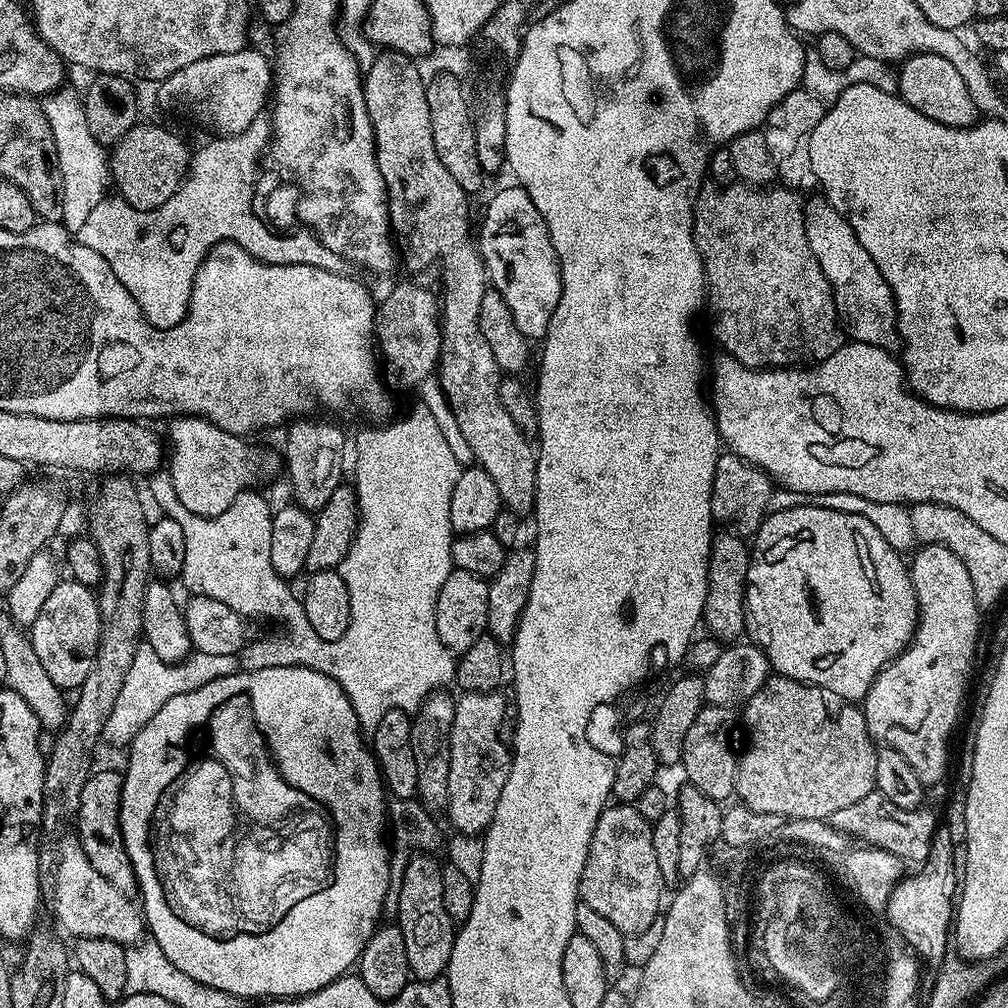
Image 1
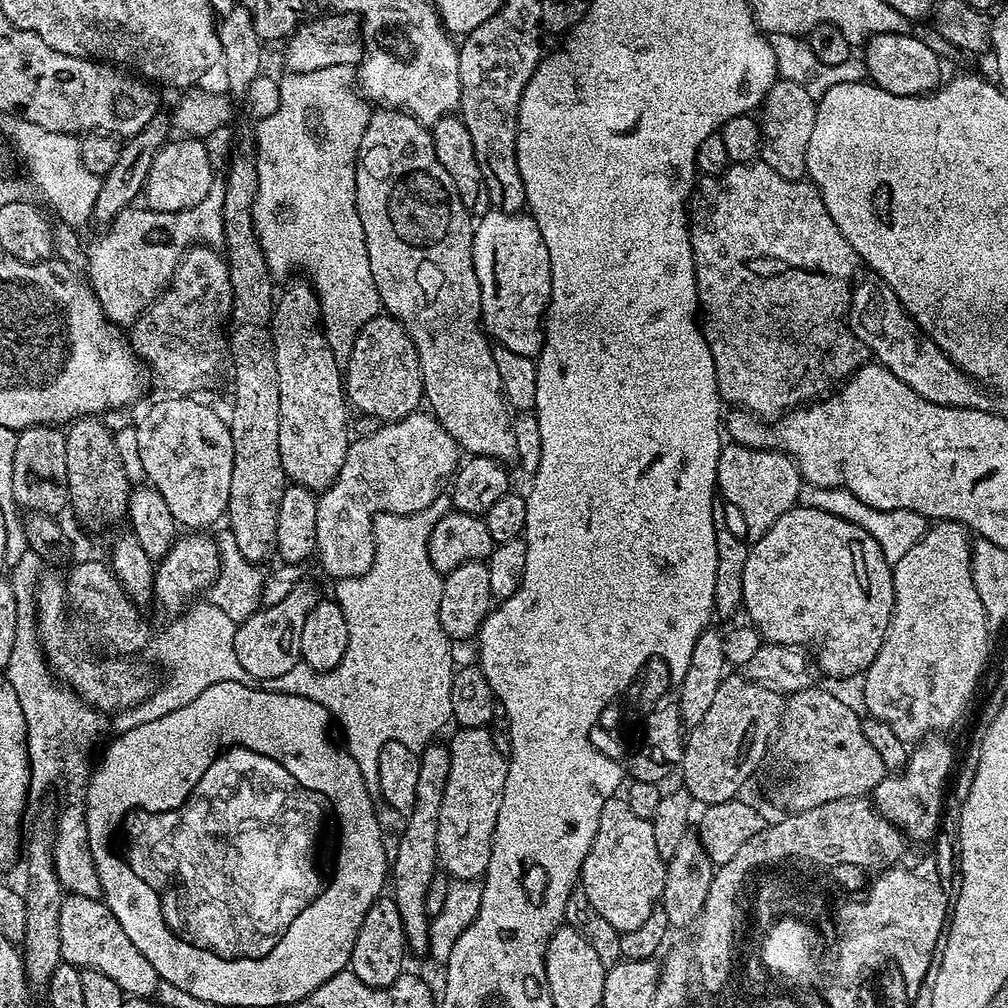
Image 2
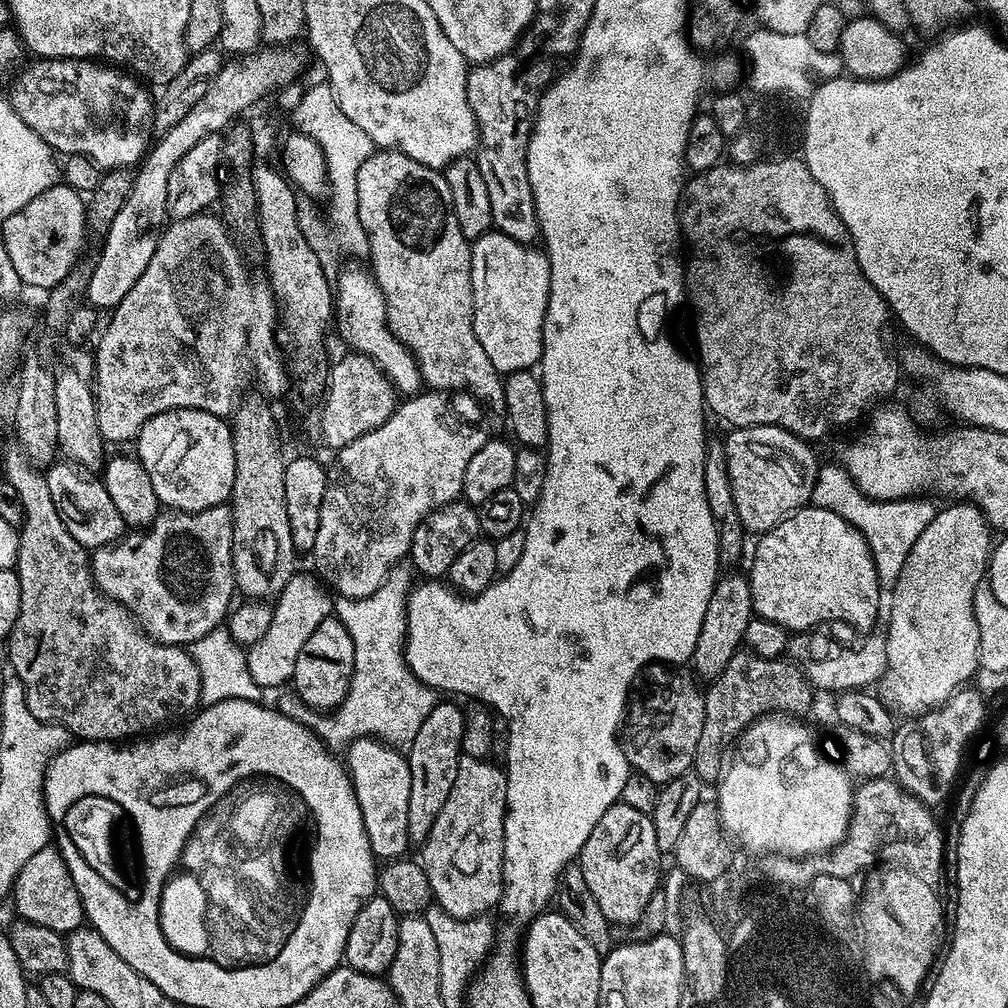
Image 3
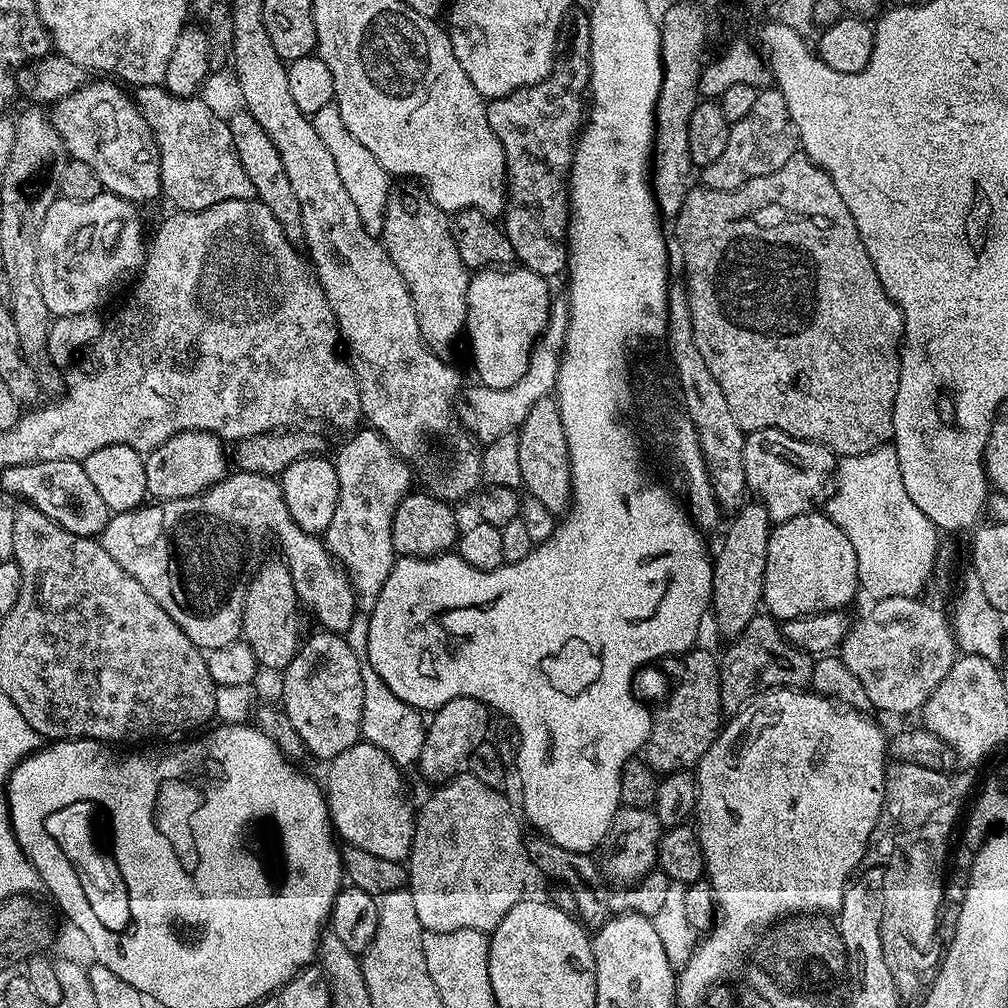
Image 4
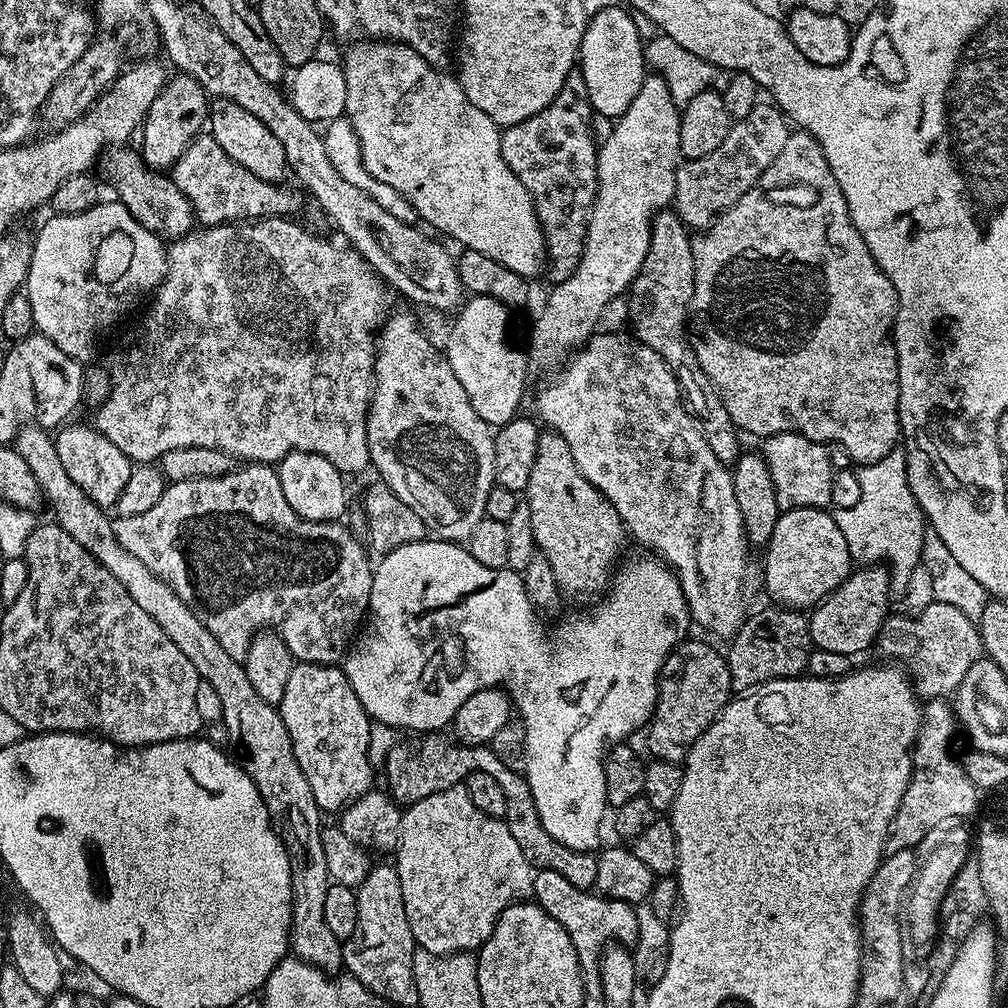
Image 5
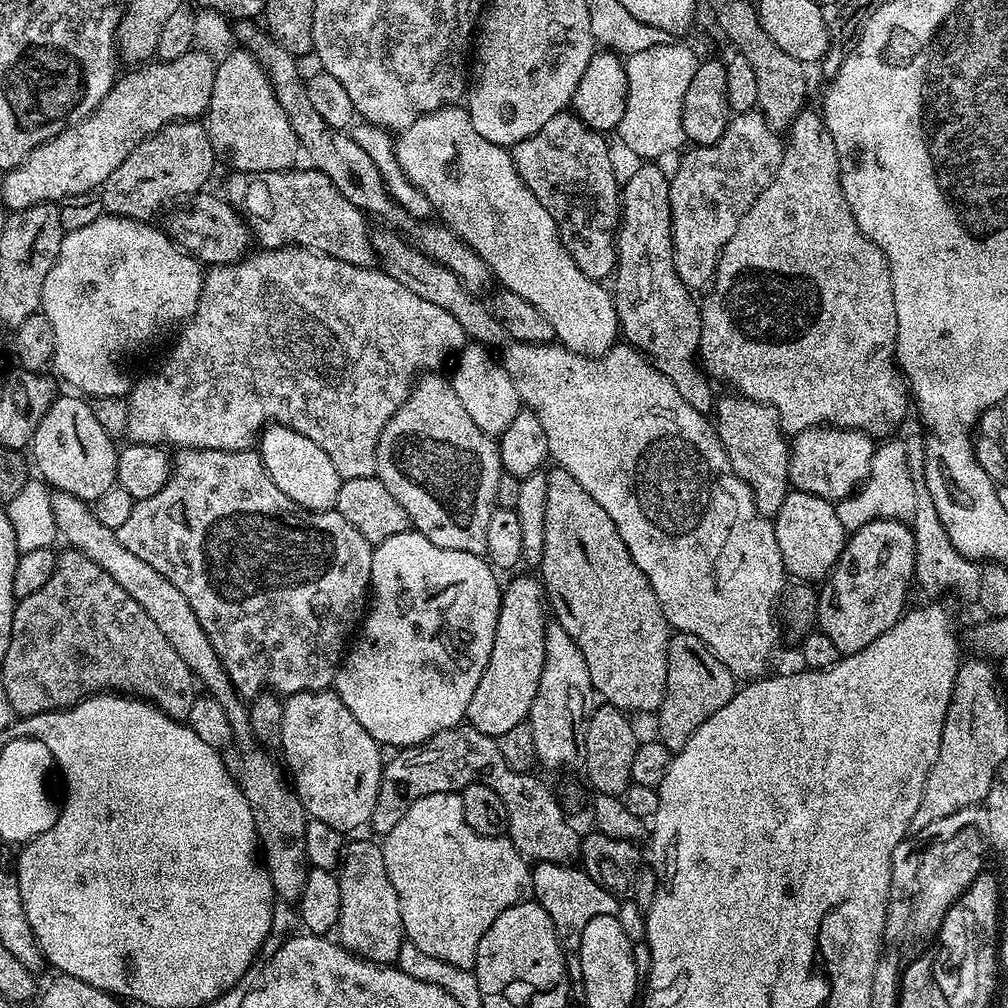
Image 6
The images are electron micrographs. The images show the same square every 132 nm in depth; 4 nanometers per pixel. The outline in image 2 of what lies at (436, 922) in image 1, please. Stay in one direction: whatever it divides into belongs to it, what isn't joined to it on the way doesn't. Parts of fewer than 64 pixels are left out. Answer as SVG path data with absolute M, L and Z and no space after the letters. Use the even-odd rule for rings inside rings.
M443 743L429 744L419 753L419 757L418 790L414 793L414 806L407 813L405 828L397 844L398 854L390 863L390 888L393 888L391 891L398 906L398 914L402 914L404 943L409 953L427 953L430 948L432 926L426 898L431 879L438 871L438 814L442 810L442 794L446 794L446 778L450 778L450 754Z

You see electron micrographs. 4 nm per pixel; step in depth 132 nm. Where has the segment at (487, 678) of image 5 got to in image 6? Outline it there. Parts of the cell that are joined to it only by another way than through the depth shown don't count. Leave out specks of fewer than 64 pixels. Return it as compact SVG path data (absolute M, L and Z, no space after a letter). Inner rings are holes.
M415 530L394 534L394 538L386 538L381 544L373 547L370 607L359 625L358 635L355 637L356 645L354 645L354 640L351 647L347 649L340 667L336 669L334 691L338 698L342 698L346 710L350 710L350 714L354 714L354 718L358 718L358 722L364 727L366 734L373 736L377 744L381 746L392 744L397 750L413 744L422 744L444 728L454 728L465 719L468 703L474 694L476 680L482 678L482 670L486 670L486 662L490 658L490 650L494 646L494 630L500 613L500 593L502 591L501 581L496 581L495 575L497 576L497 573L484 556L434 546L434 542L430 542L430 538L426 538L421 532Z

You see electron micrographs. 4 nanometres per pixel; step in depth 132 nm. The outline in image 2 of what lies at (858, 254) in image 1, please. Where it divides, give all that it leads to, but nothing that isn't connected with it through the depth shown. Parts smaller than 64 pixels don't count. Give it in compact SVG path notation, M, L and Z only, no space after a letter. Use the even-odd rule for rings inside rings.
M879 278L871 279L855 281L846 319L850 330L867 346L875 363L886 366L894 378L902 378L902 382L906 382L914 394L922 394L926 402L934 402L938 406L993 411L994 404L988 397L991 395L949 360L948 355L914 323L888 283Z

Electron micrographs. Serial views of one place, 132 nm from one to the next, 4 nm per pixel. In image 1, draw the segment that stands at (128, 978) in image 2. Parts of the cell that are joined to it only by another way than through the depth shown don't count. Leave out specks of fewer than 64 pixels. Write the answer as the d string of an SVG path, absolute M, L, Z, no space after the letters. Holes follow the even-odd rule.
M79 839L64 840L56 848L56 885L52 888L52 908L56 911L56 920L72 935L72 938L106 938L125 946L141 943L146 934L146 925L141 909L118 886L110 886L94 866L90 866L90 858L86 858L86 850L82 850Z

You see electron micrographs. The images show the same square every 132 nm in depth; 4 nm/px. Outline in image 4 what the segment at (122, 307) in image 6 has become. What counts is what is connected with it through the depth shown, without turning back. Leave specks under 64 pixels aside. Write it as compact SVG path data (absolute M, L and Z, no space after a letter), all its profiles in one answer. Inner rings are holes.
M101 191L100 195L89 200L66 200L57 198L54 206L50 206L50 211L46 213L46 218L42 221L42 230L38 234L38 279L40 280L40 289L42 298L46 301L46 306L51 310L53 317L69 316L70 314L82 314L99 309L100 299L123 278L127 272L132 274L139 273L143 268L146 259L146 236L144 240L144 228L140 225L140 216L137 205L131 200L123 200L112 192Z

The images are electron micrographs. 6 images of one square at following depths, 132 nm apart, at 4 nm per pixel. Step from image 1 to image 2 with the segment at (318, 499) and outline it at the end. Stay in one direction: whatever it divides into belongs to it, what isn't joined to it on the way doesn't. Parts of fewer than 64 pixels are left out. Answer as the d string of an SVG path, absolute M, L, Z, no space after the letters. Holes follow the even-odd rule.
M293 279L284 293L279 293L272 309L272 341L278 362L278 455L282 458L282 470L292 484L308 488L311 492L325 492L338 478L342 462L346 462L348 436L348 412L350 405L344 387L342 366L334 358L321 324L320 297L311 283Z

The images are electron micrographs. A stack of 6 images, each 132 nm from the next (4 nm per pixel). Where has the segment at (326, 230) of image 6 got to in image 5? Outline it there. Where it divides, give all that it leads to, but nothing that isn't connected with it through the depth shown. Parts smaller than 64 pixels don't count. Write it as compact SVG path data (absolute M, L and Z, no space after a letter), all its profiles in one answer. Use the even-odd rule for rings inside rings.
M211 134L197 136L182 158L172 165L170 175L174 186L186 194L193 217L204 226L263 220L266 216L292 218L300 208L300 196L294 189L284 184L271 184L250 174L250 170L238 166L238 162L218 146Z

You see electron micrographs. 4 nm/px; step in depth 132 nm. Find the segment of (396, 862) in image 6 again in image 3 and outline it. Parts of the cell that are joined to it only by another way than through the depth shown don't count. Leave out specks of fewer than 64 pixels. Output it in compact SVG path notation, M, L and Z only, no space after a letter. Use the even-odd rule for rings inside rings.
M461 755L450 798L438 810L434 826L419 849L418 861L430 882L432 899L454 918L482 916L499 905L504 893L505 769L491 759Z

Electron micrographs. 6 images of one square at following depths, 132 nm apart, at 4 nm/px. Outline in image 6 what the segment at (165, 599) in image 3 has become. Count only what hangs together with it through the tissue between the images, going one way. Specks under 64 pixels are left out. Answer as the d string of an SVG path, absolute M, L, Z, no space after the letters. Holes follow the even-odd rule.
M186 448L177 451L171 465L171 476L162 486L162 490L153 497L135 501L126 522L122 522L122 526L115 530L118 542L122 542L122 546L126 546L130 554L138 554L138 558L150 562L150 566L154 566L158 574L170 578L170 582L174 582L174 586L178 586L178 590L186 594L186 602L194 606L194 614L198 614L202 630L206 630L206 634L211 636L214 650L220 655L230 682L245 701L252 701L265 690L284 698L294 695L295 692L318 692L327 689L335 681L336 669L342 663L346 645L357 631L366 612L366 601L370 596L372 582L373 545L368 544L366 538L362 538L362 534L358 534L358 530L354 530L354 526L350 526L350 522L342 518L342 514L334 510L312 512L309 508L298 507L293 500L286 498L286 494L282 494L282 490L274 486L259 451L227 452L210 448Z

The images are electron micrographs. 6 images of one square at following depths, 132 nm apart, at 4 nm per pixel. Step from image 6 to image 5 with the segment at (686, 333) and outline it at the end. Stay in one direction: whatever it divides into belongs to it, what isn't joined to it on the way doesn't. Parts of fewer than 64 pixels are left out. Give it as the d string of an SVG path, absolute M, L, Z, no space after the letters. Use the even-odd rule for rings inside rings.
M671 207L664 208L657 212L652 219L652 233L650 234L650 248L646 250L646 258L640 267L640 273L632 279L632 287L628 300L628 316L632 319L631 331L636 339L641 340L654 354L666 362L666 366L674 374L674 378L680 387L680 394L684 398L684 407L696 420L696 425L702 430L702 438L706 438L706 446L714 450L714 458L718 458L723 464L732 466L742 454L740 448L741 433L738 431L736 423L726 414L726 406L720 397L720 389L716 388L706 378L706 370L698 366L698 358L694 354L690 343L690 309L692 306L692 295L694 294L694 254L692 246L693 237L690 235L687 224L682 222L682 218Z

